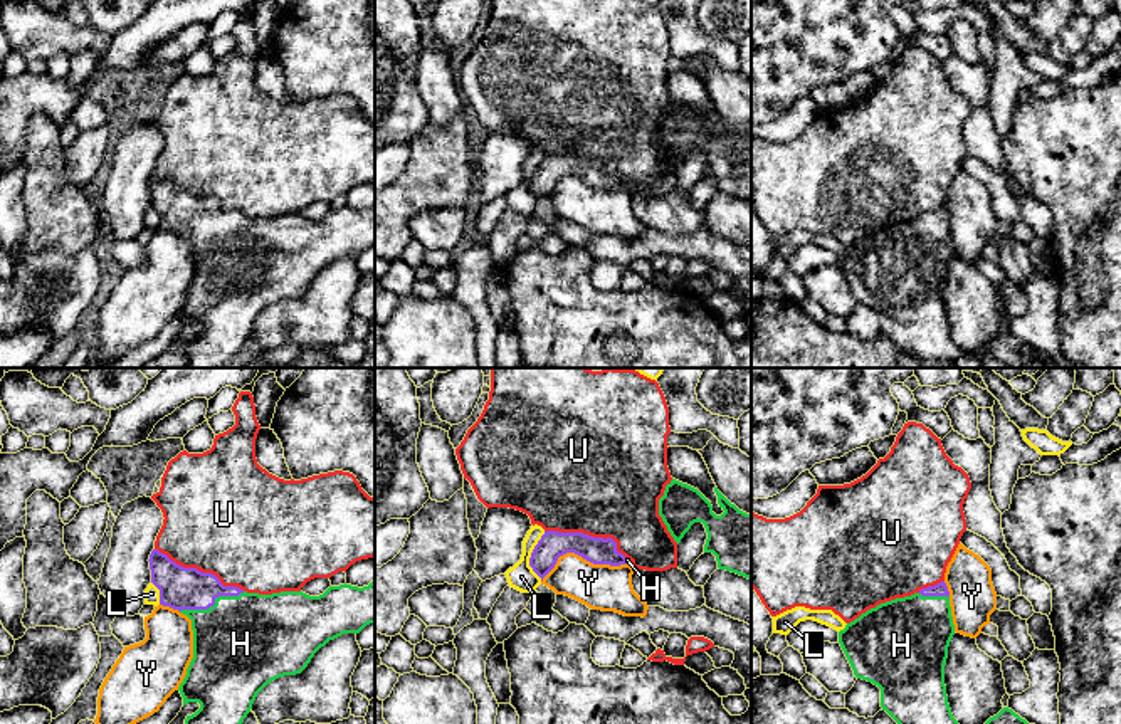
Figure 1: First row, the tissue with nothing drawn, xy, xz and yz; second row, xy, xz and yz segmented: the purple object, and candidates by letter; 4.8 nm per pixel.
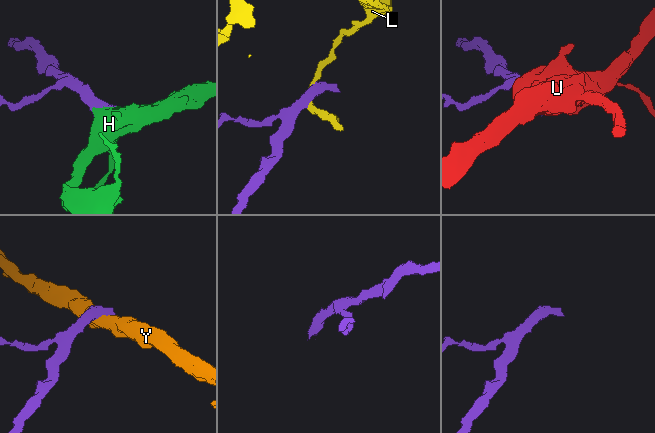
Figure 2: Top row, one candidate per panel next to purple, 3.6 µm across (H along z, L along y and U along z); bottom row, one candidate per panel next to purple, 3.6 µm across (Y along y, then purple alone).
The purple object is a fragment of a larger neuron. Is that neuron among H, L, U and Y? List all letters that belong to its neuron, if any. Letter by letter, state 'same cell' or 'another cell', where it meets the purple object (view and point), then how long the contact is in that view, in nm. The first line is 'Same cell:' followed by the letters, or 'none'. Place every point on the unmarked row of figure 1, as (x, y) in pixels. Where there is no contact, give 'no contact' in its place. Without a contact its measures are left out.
Same cell: H
H: same cell | xy (212, 229) | 320 nm
L: another cell | xz (531, 180) | 240 nm
U: another cell | xy (200, 195) | 480 nm
Y: another cell | xz (580, 178) | 420 nm

